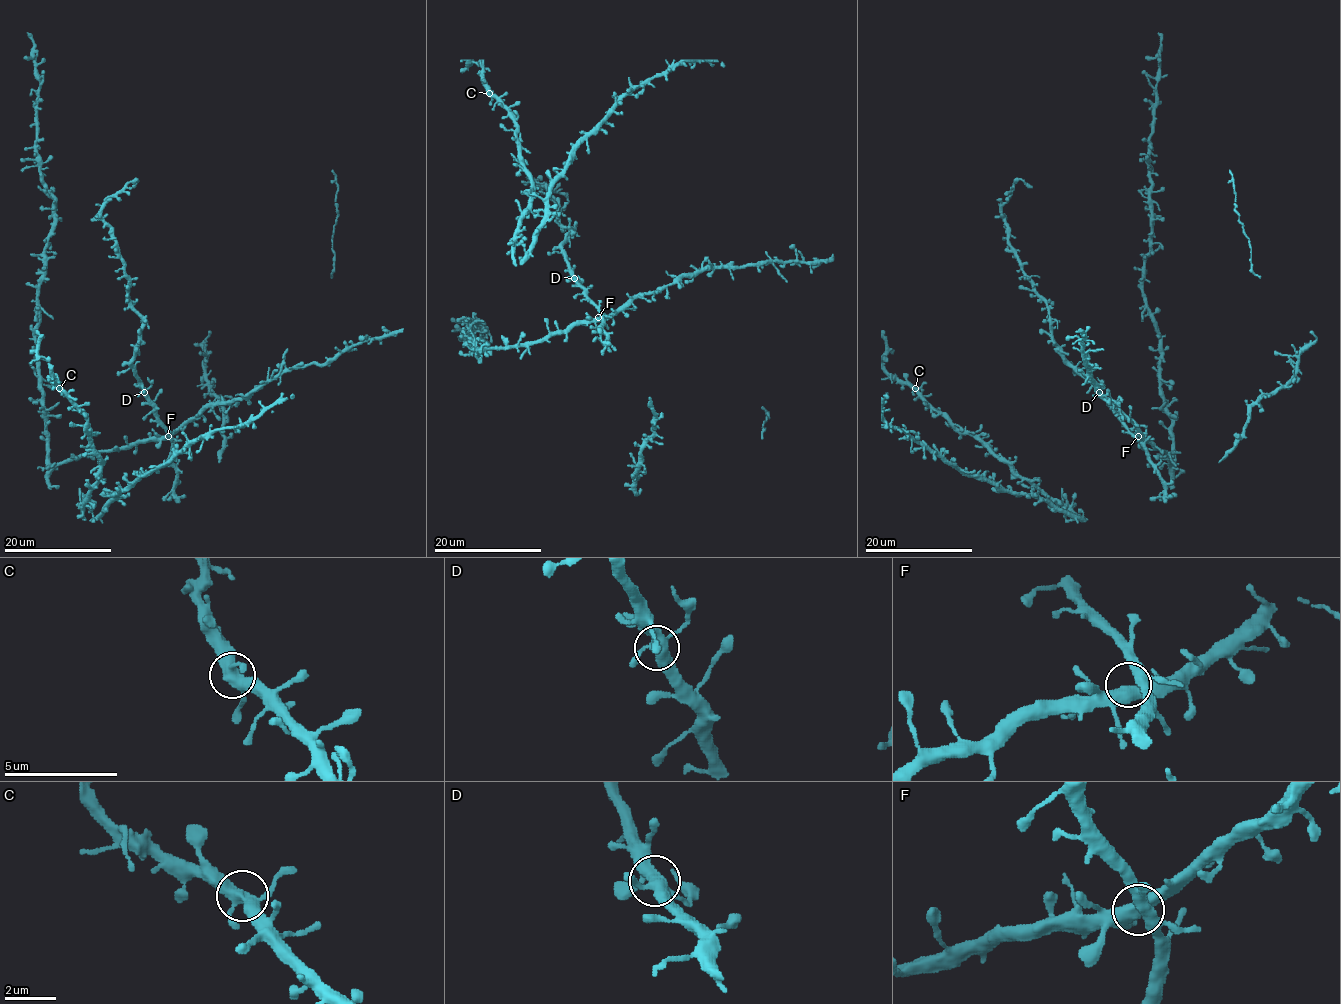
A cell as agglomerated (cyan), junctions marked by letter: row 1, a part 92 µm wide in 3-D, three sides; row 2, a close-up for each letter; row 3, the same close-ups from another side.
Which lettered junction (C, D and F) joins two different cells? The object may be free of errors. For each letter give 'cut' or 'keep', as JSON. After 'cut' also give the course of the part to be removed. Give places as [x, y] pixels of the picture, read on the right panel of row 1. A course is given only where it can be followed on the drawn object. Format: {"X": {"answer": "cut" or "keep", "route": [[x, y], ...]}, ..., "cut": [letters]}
{"C": {"answer": "keep"}, "D": {"answer": "keep"}, "F": {"answer": "keep"}, "cut": []}

